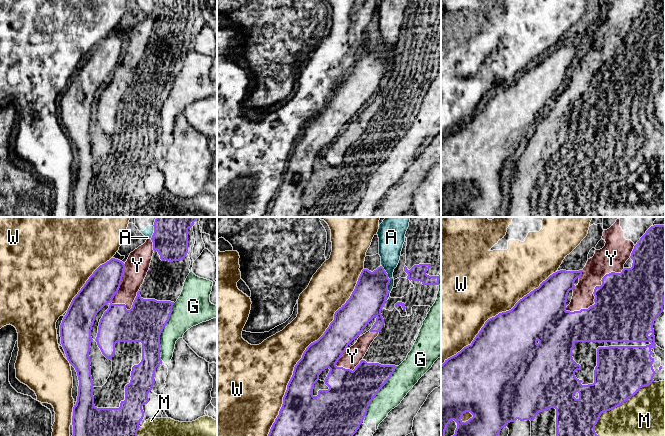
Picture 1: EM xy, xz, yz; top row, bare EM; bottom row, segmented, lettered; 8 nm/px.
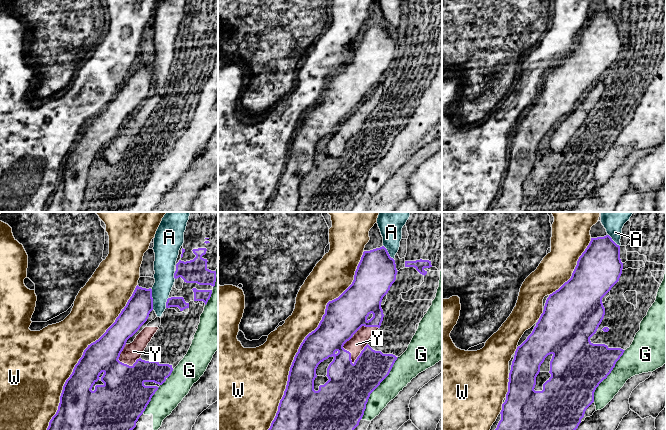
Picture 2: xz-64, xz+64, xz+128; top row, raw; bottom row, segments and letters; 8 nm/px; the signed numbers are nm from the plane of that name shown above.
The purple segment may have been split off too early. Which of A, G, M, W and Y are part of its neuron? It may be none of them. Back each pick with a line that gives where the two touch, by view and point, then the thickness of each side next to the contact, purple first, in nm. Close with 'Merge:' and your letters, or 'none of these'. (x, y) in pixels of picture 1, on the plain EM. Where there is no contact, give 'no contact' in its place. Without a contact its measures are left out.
Merge: none of these

